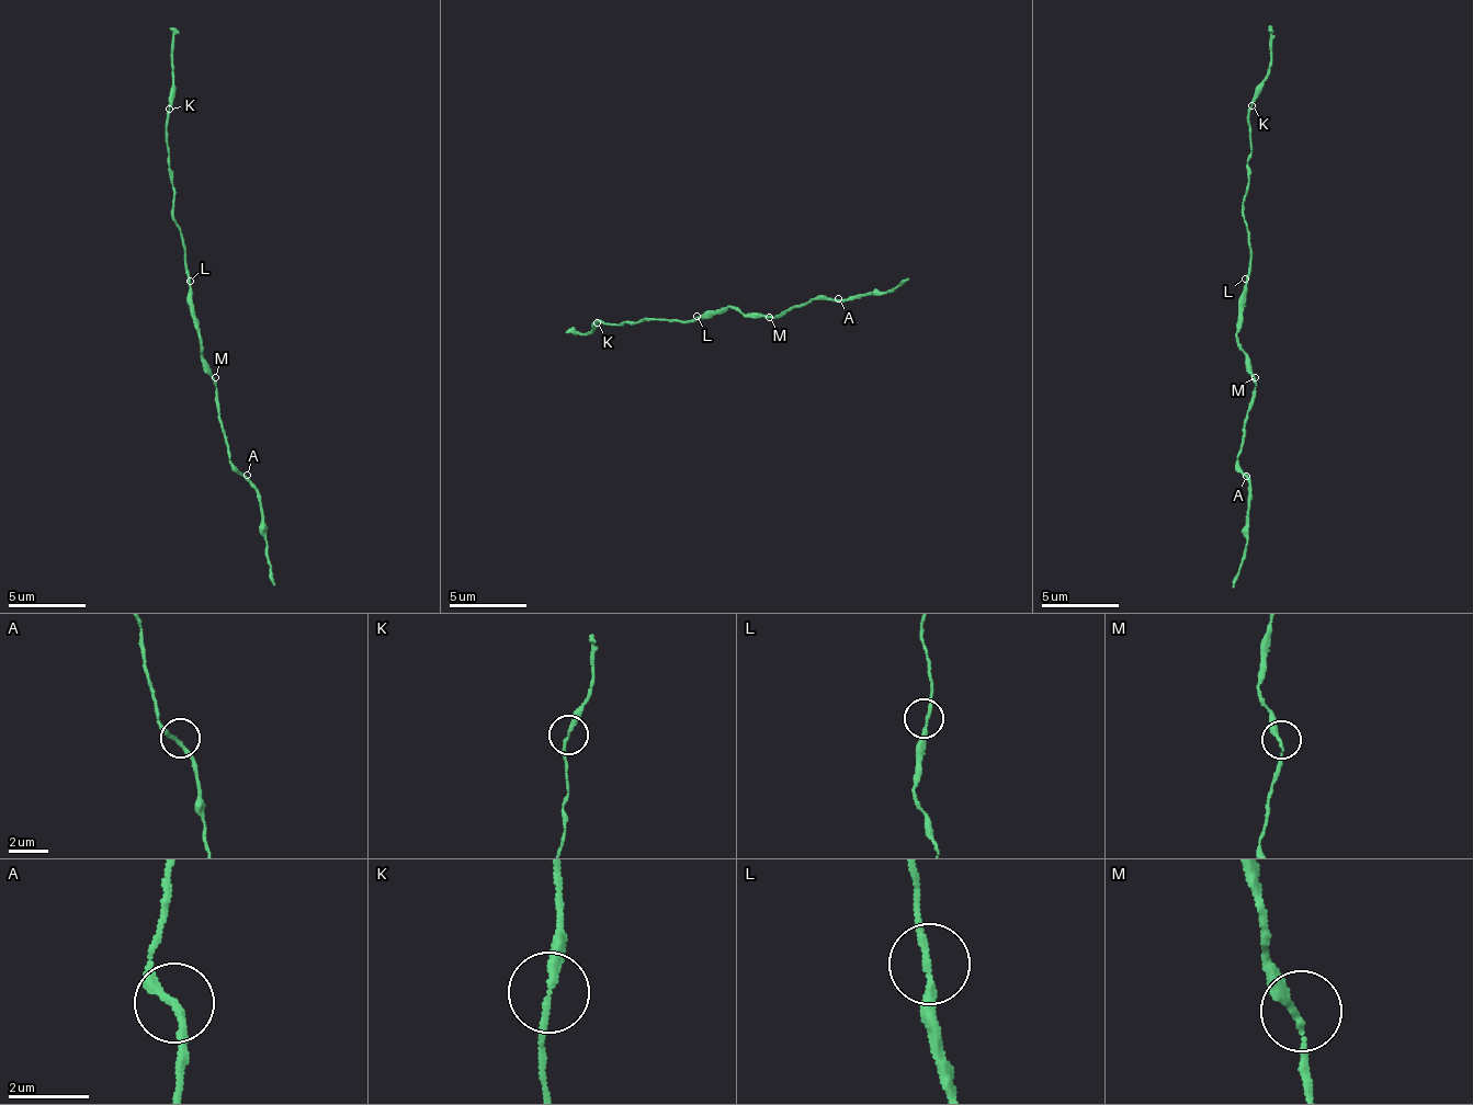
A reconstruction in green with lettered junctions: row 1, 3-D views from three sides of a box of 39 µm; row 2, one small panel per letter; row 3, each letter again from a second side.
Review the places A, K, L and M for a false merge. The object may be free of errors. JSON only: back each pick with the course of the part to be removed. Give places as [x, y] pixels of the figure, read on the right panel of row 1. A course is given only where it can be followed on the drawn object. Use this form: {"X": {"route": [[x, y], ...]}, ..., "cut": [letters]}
{"cut": []}

